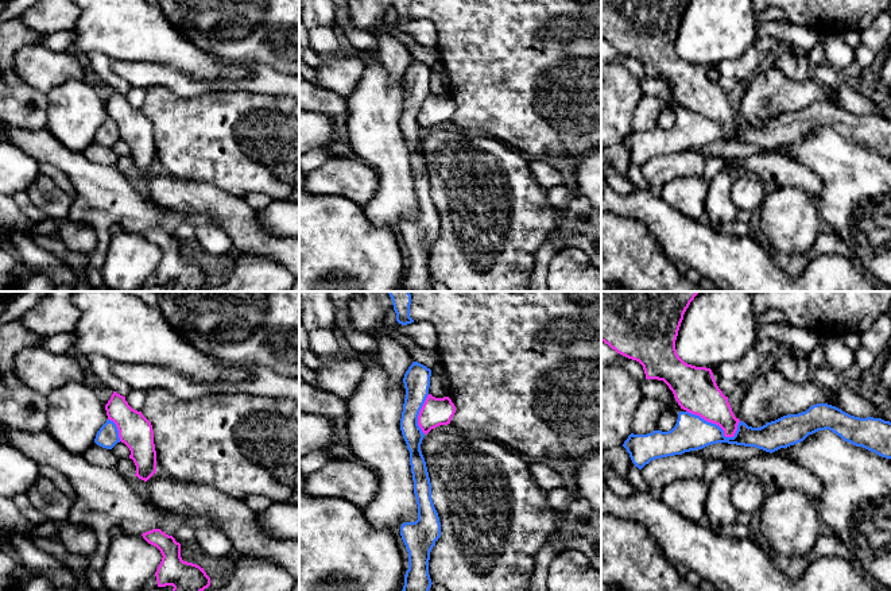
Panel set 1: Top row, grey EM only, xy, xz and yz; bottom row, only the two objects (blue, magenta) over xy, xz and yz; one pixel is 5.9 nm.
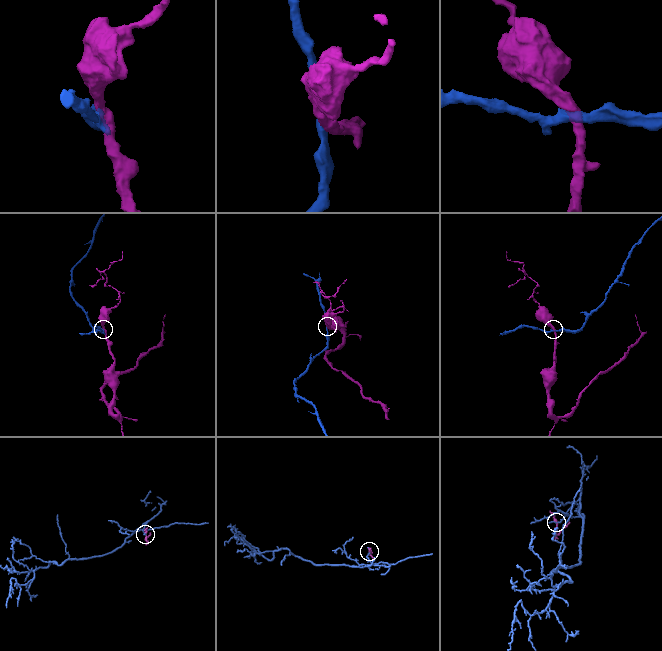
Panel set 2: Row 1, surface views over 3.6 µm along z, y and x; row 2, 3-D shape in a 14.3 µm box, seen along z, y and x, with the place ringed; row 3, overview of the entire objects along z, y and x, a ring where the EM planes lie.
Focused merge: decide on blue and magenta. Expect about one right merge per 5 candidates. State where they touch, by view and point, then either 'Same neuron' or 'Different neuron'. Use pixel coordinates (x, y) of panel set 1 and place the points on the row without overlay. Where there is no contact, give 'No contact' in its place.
Touches blue at yz (719, 124). Different neuron

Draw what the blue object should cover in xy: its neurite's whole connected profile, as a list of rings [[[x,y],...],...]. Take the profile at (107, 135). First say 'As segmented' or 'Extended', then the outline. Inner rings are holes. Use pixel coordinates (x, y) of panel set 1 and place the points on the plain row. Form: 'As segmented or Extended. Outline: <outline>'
As segmented. Outline: [[[106,117],[106,120],[97,130],[94,140],[106,147],[112,147],[117,140],[120,140],[116,121]]]

